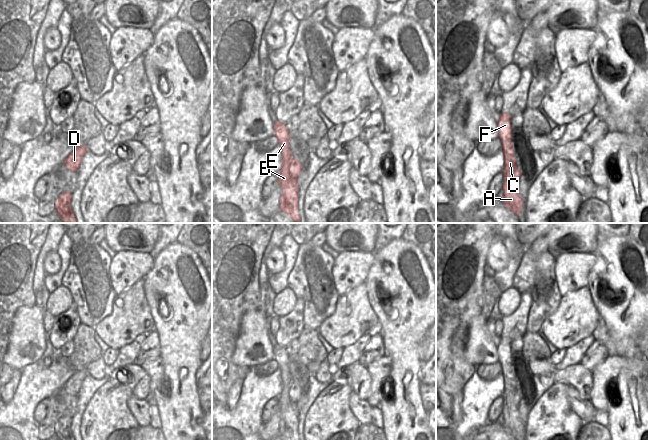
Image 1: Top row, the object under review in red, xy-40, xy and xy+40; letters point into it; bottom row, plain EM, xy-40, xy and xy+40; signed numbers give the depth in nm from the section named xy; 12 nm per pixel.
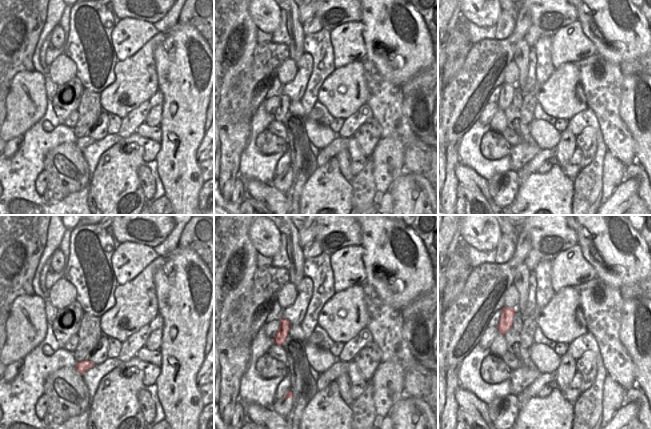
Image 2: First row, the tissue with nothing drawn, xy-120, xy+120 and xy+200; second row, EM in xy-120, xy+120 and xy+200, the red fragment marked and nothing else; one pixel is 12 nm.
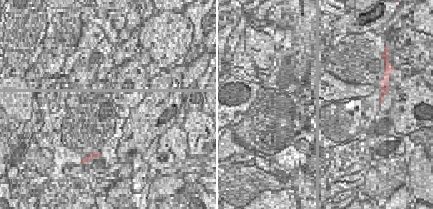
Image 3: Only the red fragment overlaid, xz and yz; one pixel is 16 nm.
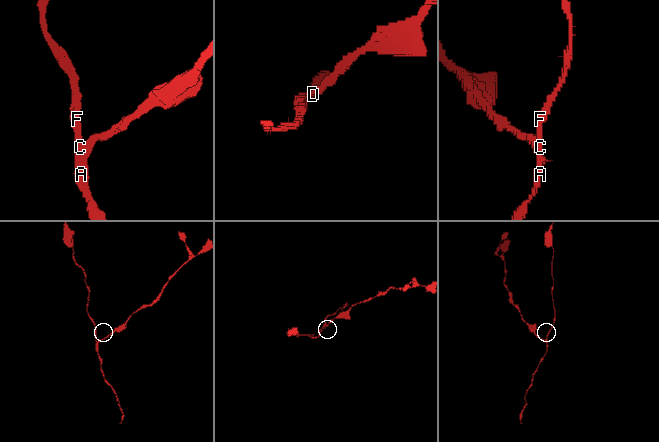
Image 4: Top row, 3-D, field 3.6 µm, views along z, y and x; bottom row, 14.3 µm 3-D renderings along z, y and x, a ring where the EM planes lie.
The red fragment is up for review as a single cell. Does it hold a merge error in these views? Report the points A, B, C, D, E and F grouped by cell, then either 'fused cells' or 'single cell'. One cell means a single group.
groups A B C E F / D; fused cells

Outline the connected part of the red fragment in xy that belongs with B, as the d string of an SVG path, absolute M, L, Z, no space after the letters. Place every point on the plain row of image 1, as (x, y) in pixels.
M276 344L273 347L274 360L281 370L282 390L278 396L278 409L281 411L279 434L288 440L298 438L298 411L297 403L290 397L291 377L289 372L289 355L286 348Z

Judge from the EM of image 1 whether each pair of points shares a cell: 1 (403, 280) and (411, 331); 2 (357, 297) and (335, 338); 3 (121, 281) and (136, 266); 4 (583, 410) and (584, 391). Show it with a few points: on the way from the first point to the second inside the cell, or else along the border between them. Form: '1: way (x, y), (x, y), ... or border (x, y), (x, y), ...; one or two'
1: way (407, 293), (409, 318); one
2: way (353, 307), (353, 318), (343, 328); one
3: way (125, 277), (132, 270); one
4: border (570, 385), (583, 399), (589, 400); two

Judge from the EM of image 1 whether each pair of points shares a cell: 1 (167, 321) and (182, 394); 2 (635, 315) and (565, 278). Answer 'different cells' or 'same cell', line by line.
1: same cell
2: different cells

